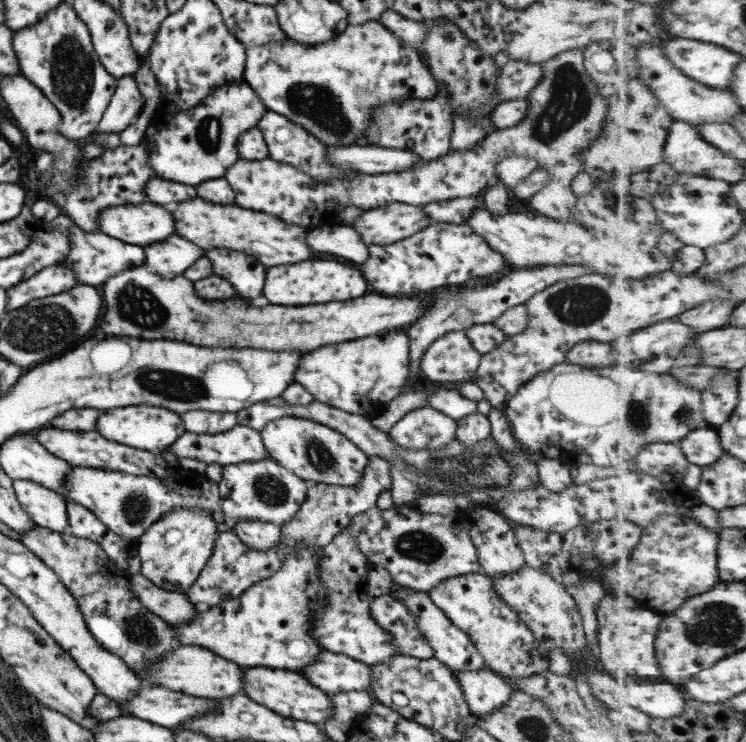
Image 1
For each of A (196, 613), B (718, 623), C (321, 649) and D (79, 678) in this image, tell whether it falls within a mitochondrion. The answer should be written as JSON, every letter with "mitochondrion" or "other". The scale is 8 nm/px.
{"A":"other","B":"mitochondrion","C":"other","D":"other"}

